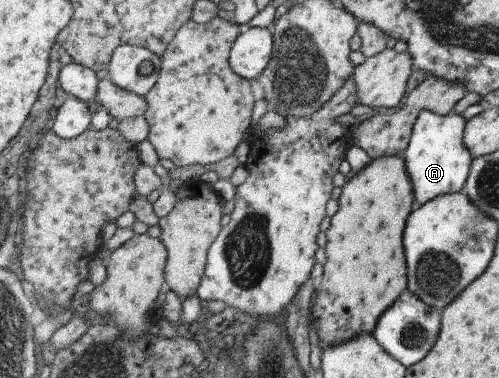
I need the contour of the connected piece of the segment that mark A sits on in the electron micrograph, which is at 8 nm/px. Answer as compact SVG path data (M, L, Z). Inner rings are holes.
M422 110L416 116L407 146L405 150L402 150L401 157L404 162L405 174L411 185L413 197L412 208L424 205L438 196L462 191L472 160L467 149L464 148L461 142L464 126L465 121L460 117L460 114L455 114L453 111L448 115L436 115Z

